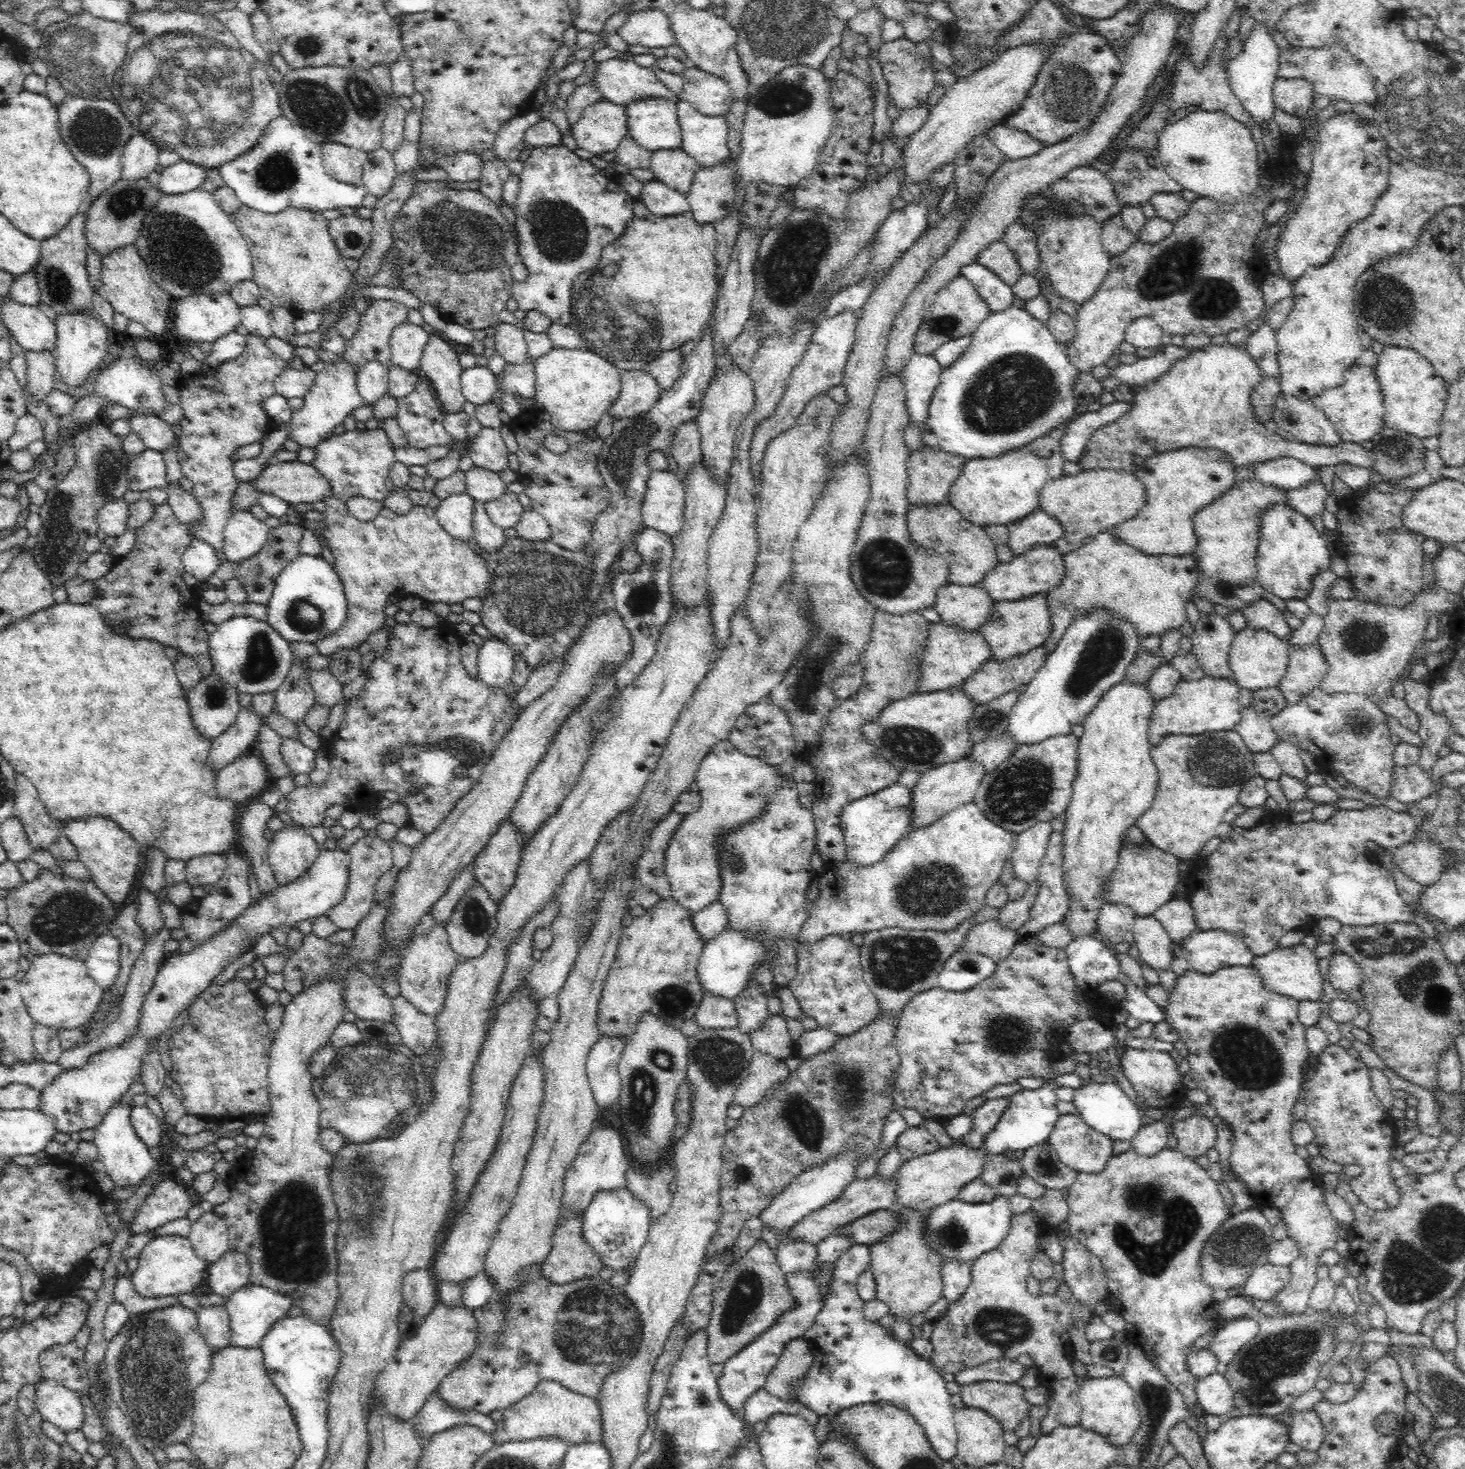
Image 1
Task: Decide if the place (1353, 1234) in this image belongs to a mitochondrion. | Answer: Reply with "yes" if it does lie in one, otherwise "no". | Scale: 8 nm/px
no

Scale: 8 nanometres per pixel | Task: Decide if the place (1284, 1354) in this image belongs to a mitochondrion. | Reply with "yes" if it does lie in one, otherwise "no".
yes

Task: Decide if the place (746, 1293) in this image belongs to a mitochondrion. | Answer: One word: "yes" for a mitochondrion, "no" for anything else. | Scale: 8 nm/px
yes

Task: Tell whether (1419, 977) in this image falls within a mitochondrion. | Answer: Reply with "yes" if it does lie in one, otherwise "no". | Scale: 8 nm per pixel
yes

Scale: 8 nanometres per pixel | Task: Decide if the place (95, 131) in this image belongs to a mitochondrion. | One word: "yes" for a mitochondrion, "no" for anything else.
yes

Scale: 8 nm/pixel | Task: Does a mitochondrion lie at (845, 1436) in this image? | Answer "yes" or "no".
no

